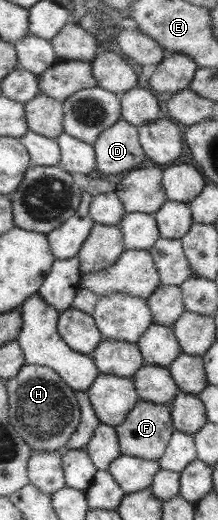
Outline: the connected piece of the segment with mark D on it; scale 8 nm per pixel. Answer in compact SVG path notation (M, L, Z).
M123 118L106 129L92 145L97 151L97 169L106 175L128 173L146 160L139 126Z

